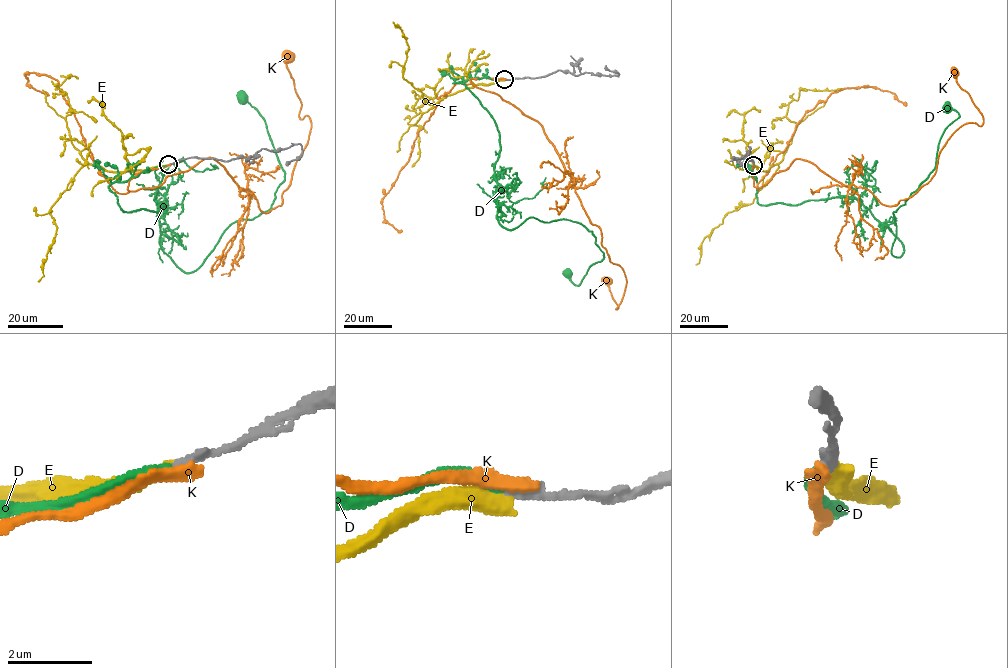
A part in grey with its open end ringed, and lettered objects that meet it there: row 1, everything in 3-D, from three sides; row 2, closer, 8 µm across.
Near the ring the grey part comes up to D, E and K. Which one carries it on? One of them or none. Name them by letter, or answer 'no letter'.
D

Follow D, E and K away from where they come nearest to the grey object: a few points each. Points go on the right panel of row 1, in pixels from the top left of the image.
D: (753, 164), (759, 204), (852, 196), (902, 244), (899, 257), (893, 212), (935, 167), (959, 117), (946, 107)
E: (753, 164), (764, 171), (777, 164), (778, 167), (752, 203), (728, 212), (704, 238), (700, 260), (696, 265)
K: (753, 164), (755, 186), (800, 159), (895, 206), (929, 181), (954, 133), (966, 123), (983, 122), (955, 70)

